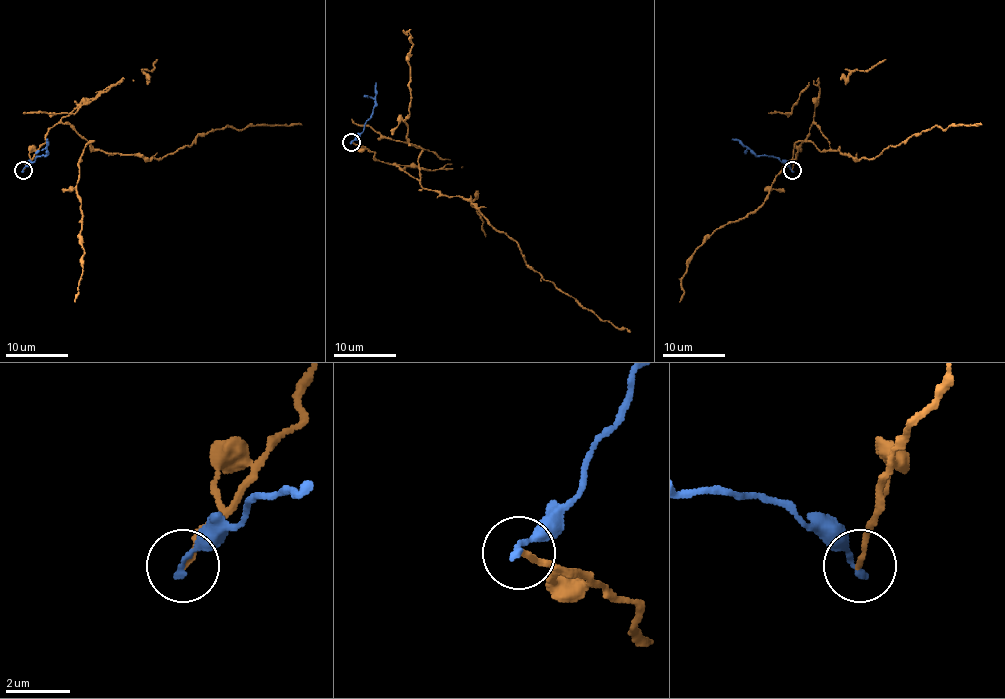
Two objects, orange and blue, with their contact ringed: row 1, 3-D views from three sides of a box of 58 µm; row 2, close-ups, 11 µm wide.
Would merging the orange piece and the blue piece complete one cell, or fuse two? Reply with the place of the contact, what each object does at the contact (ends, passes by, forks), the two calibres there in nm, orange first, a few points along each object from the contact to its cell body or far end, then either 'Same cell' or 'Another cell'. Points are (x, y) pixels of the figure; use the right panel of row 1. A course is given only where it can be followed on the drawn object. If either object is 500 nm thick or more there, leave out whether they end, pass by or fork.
Place: (792, 170). At the ring orange ends. At the ring blue ends. Thickness 160 nm (orange) against 200 nm. Course of orange: (792, 169), (813, 123), (830, 147), (858, 160), (873, 158), (938, 126), (982, 124). Course of blue: (791, 169), (775, 157), (753, 154), (732, 138). Another cell

